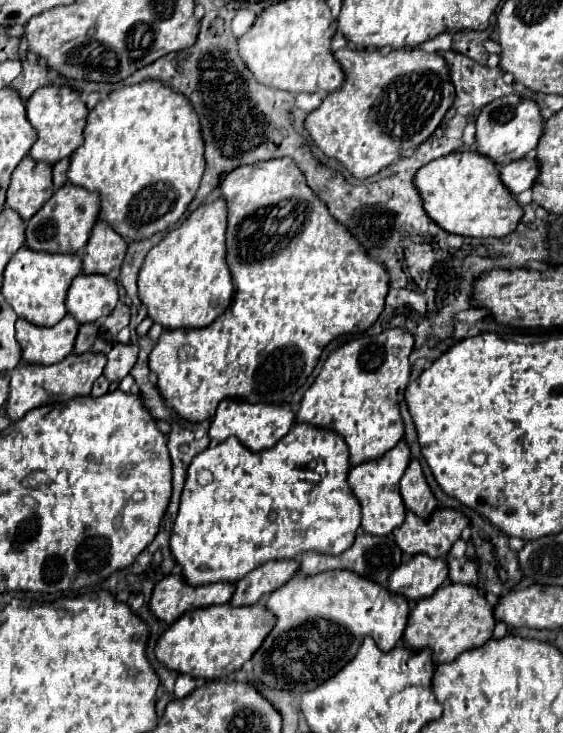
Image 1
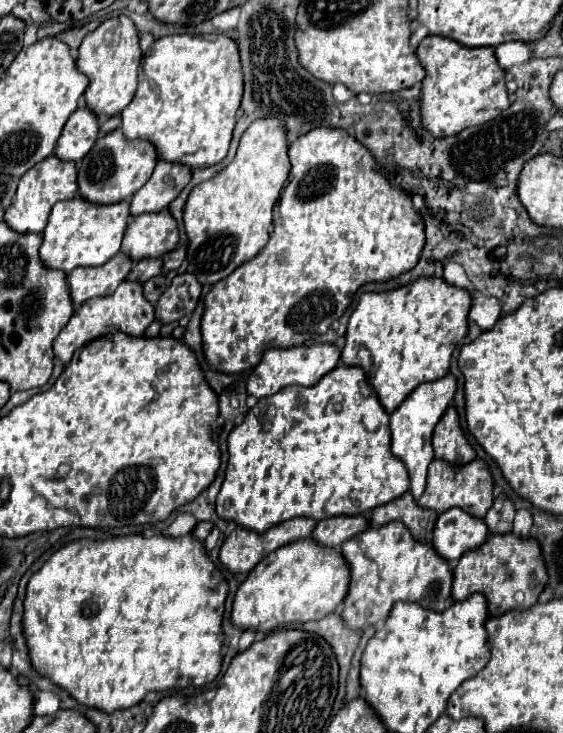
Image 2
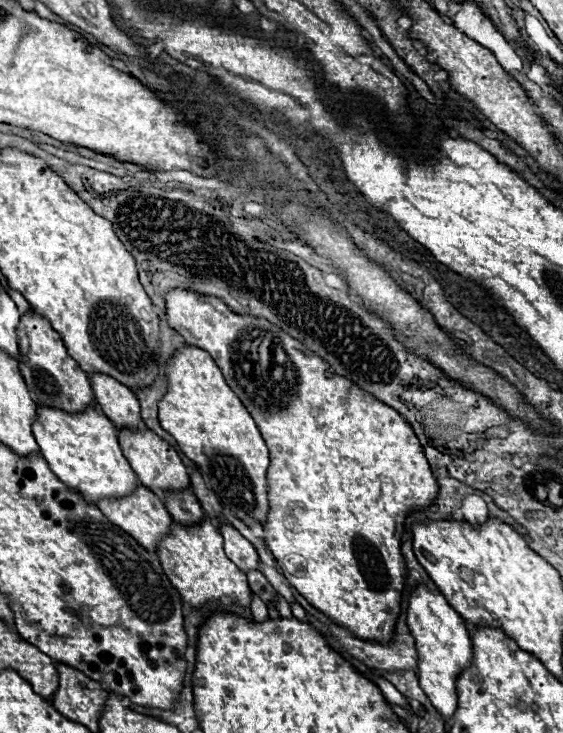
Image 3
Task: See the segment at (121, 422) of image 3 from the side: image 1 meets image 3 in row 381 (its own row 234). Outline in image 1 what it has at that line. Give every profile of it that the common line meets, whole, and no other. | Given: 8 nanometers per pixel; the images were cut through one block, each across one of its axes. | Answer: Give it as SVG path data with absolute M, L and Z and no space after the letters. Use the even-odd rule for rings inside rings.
M96 224L84 246L82 254L82 274L102 274L108 276L120 268L128 242L120 240L106 224Z

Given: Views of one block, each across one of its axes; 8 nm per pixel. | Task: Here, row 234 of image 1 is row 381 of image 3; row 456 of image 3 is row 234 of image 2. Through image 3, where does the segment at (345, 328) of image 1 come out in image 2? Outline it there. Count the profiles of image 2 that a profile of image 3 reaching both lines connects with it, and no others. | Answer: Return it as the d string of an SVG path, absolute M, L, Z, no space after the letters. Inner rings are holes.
M316 128L310 130L308 134L298 136L288 150L290 156L290 176L288 176L288 184L282 188L280 200L274 208L274 224L272 224L272 232L270 232L270 240L268 244L260 250L260 254L256 254L252 260L244 262L240 268L236 268L230 276L226 276L224 280L216 282L212 286L212 290L204 296L204 316L202 316L202 338L204 338L204 354L206 360L210 364L212 370L218 372L244 372L252 366L256 366L262 358L262 354L268 348L292 348L296 344L308 344L310 340L316 340L320 334L324 334L334 322L338 322L338 318L344 314L344 310L350 306L356 290L366 284L366 282L376 282L376 280L388 280L388 278L396 278L400 274L404 274L406 270L412 270L418 264L418 258L422 254L424 242L426 242L426 234L424 234L424 220L418 214L418 210L412 204L412 194L402 190L402 188L392 188L388 178L384 174L380 174L378 170L378 162L374 160L374 156L370 154L370 150L364 148L364 144L360 144L354 136L350 136L346 130L342 128Z

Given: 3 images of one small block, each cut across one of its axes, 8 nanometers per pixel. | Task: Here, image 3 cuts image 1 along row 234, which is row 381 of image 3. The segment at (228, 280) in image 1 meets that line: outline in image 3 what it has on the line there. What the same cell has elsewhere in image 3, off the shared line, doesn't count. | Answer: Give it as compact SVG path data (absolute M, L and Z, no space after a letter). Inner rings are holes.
M184 344L174 350L164 374L168 388L158 402L160 426L176 438L180 450L198 466L226 508L234 510L240 518L250 516L264 524L268 514L266 470L270 458L248 410L224 382L216 362L202 348Z

